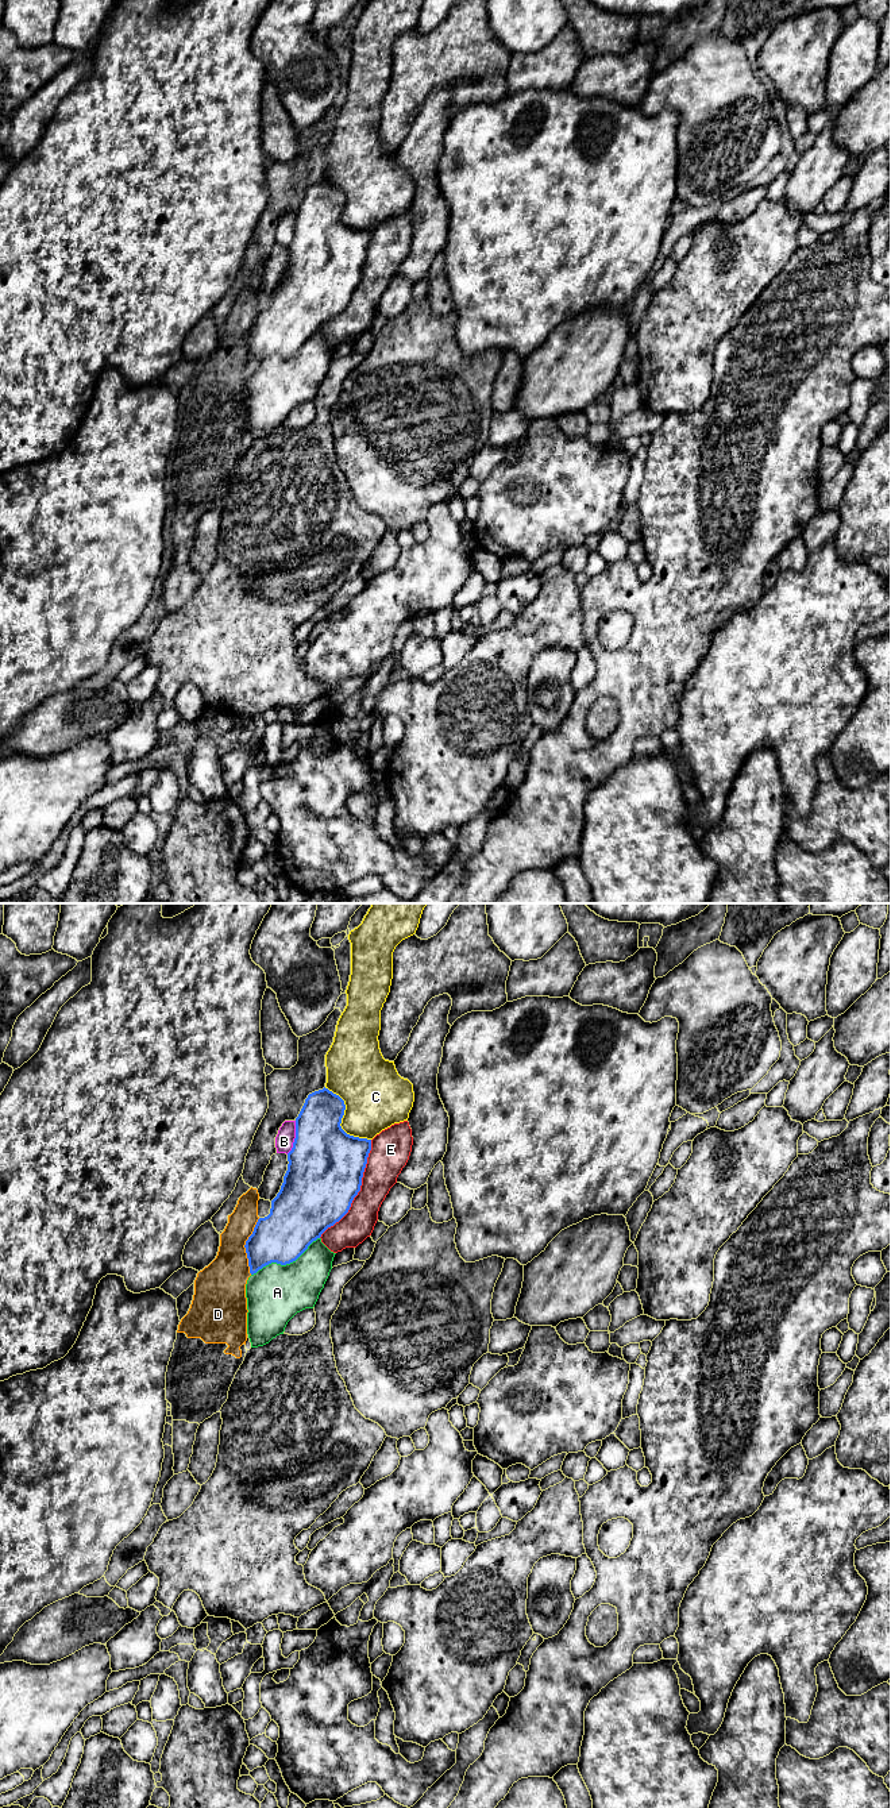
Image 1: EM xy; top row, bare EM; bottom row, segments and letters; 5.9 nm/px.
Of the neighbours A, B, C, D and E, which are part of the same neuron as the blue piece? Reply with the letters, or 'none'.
none

